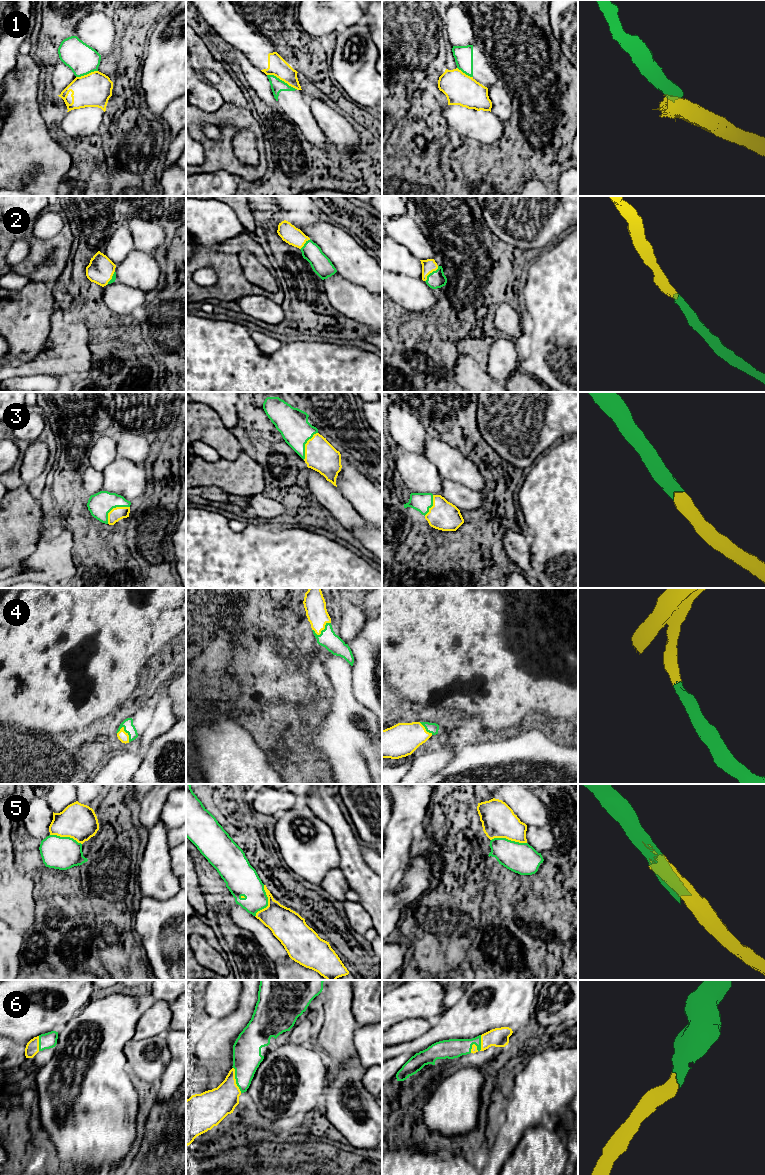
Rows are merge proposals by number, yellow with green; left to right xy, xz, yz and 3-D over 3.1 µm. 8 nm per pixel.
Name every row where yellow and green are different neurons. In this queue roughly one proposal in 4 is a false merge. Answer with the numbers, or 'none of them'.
1, 5

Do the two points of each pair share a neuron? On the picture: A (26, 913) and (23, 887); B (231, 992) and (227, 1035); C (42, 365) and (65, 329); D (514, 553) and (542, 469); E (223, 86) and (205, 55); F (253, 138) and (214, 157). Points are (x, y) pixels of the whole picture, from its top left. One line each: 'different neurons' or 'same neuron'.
A: same neuron
B: different neurons
C: same neuron
D: different neurons
E: same neuron
F: same neuron

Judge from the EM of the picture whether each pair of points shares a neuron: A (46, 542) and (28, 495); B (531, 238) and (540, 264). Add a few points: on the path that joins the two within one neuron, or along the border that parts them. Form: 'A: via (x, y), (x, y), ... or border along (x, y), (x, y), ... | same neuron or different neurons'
A: border along (43, 528), (33, 552) | different neurons
B: border along (547, 247), (535, 253) | different neurons

